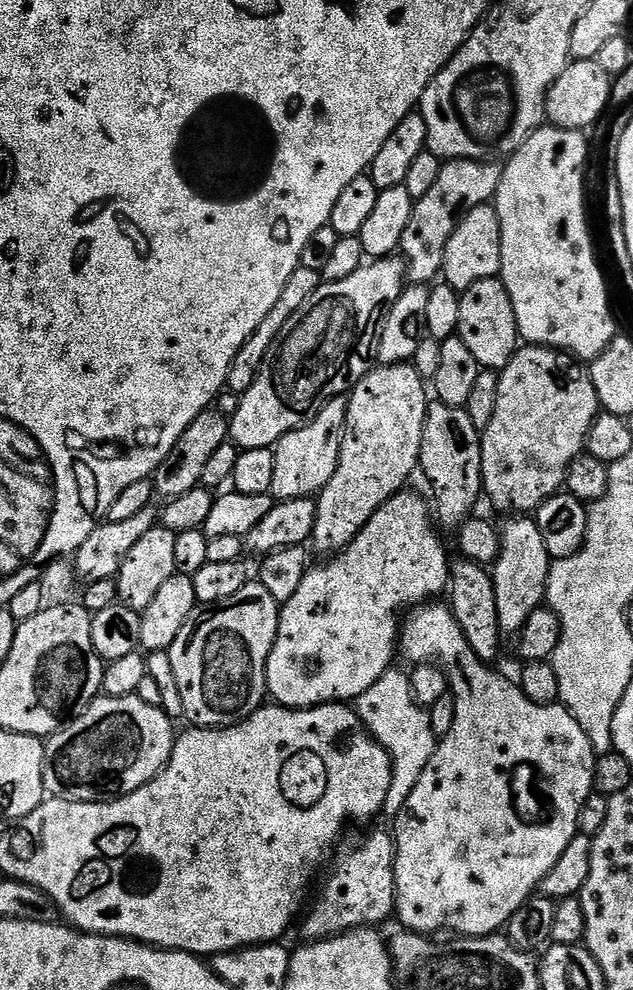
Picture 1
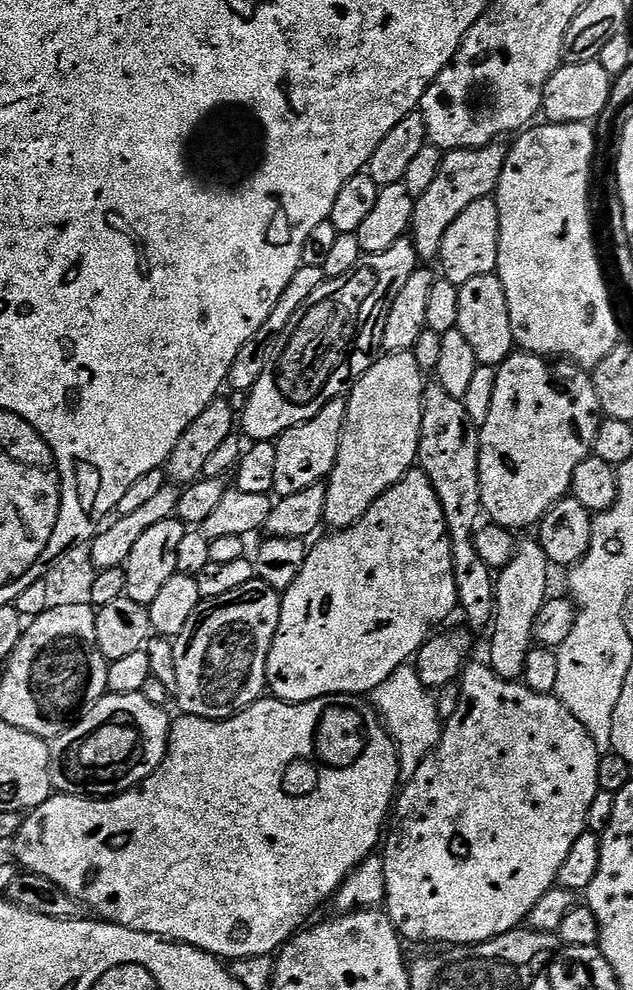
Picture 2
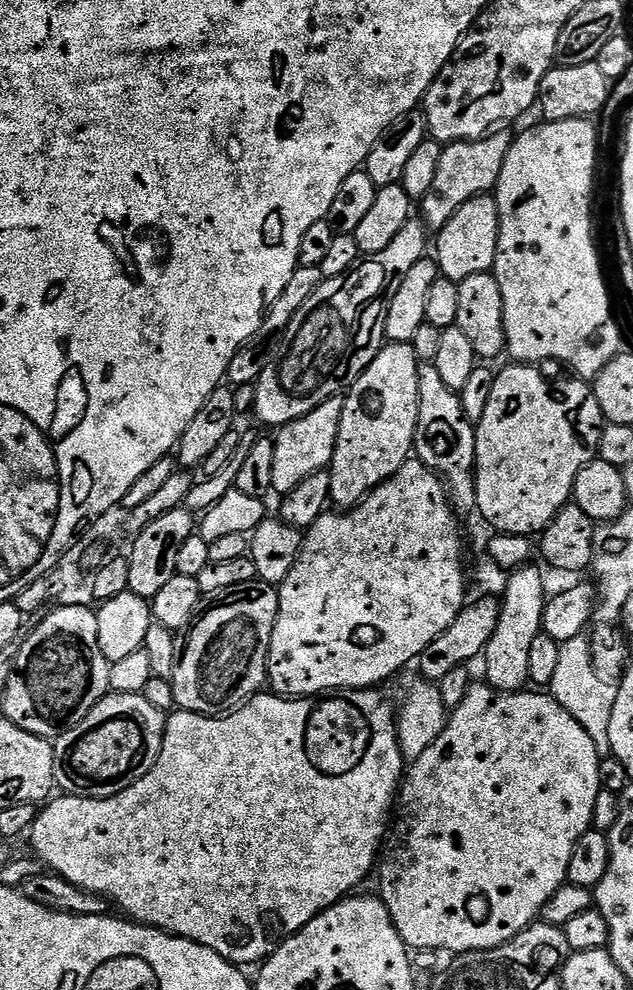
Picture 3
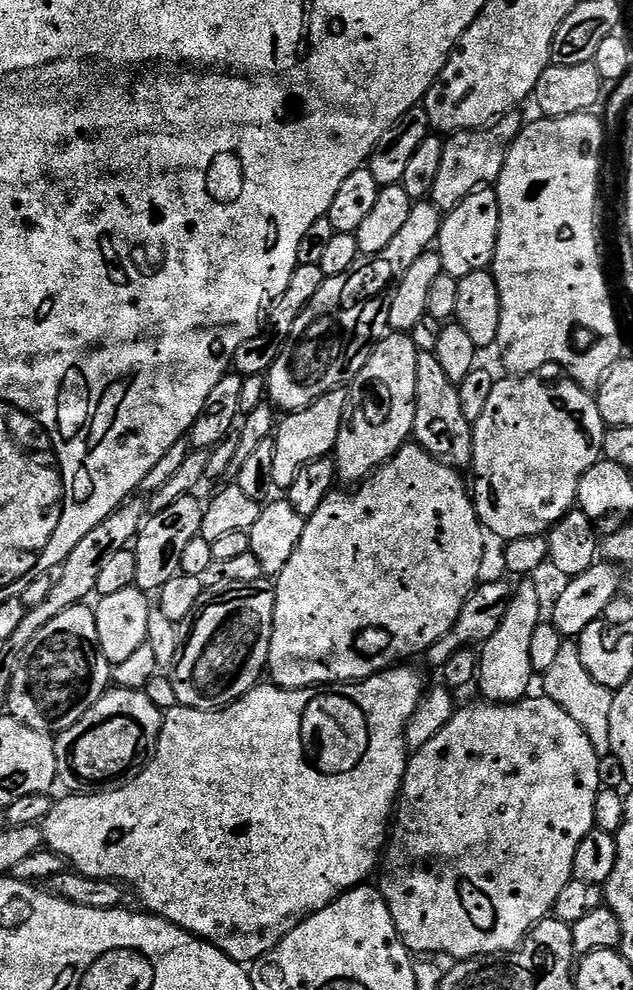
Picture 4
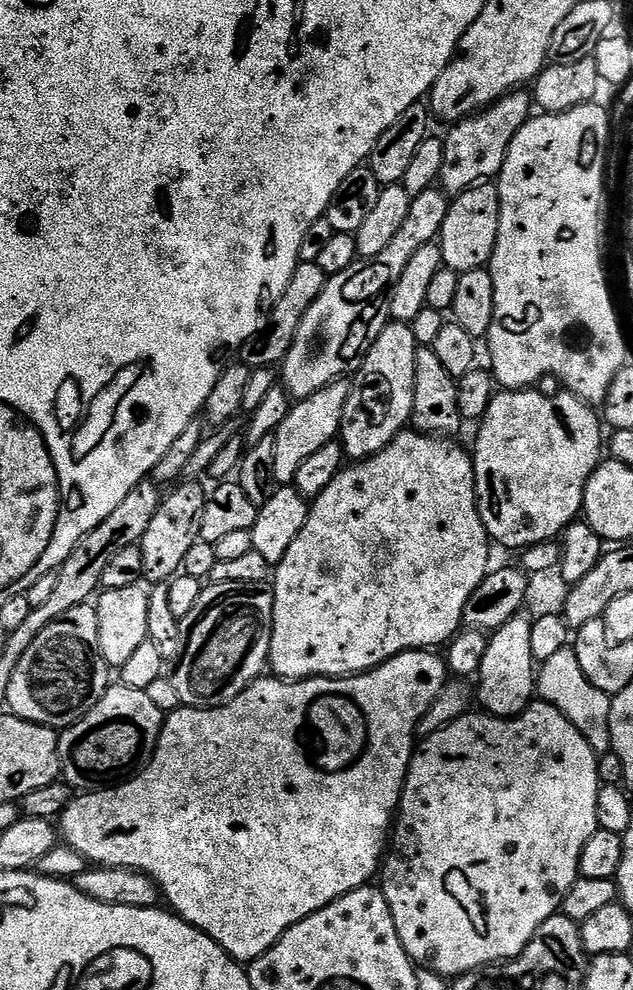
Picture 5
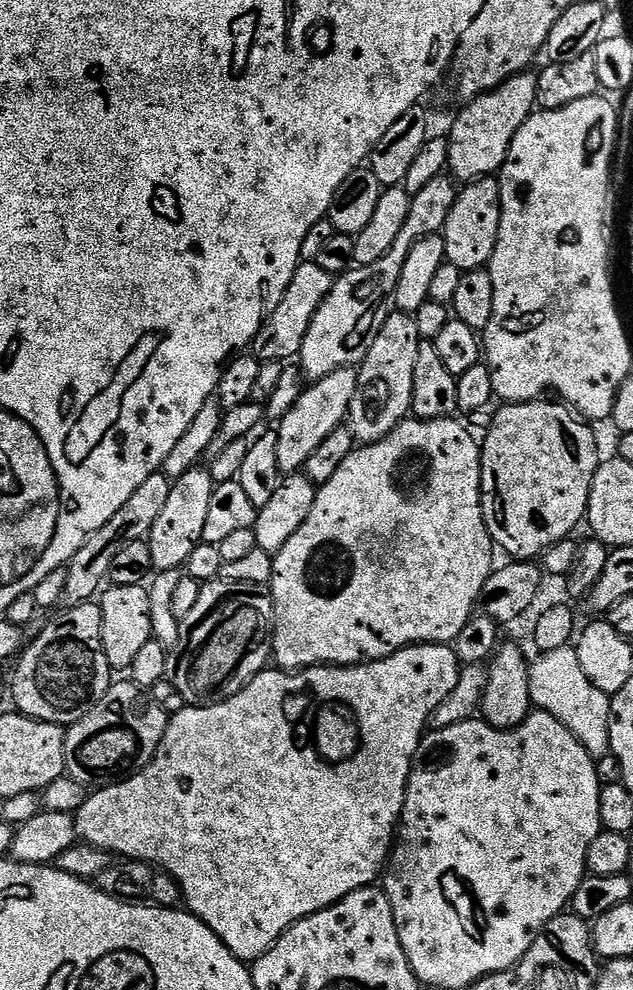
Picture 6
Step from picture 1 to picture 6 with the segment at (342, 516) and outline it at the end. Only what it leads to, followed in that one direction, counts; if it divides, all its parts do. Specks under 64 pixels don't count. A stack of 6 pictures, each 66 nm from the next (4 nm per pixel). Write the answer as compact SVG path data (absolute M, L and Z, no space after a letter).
M399 310L389 311L386 322L382 322L382 330L378 330L378 338L374 338L374 346L370 346L366 358L358 365L358 386L354 390L346 421L353 441L361 445L378 442L411 413L414 366L421 339L415 315Z

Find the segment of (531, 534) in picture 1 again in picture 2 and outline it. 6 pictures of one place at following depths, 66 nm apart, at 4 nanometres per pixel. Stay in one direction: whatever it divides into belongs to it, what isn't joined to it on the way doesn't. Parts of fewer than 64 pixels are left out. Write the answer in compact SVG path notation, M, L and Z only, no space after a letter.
M535 539L516 549L516 556L506 567L499 569L496 581L496 619L490 629L492 645L488 648L487 663L503 680L519 681L524 674L526 654L534 647L532 631L534 618L549 599L548 571L550 565L542 546Z

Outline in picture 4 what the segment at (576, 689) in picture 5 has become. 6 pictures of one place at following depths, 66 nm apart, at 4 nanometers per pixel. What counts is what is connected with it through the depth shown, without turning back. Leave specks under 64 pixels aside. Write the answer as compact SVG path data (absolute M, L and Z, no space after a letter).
M565 642L562 650L558 650L558 659L555 660L554 666L550 666L550 670L543 673L542 680L544 680L543 695L558 702L558 706L562 706L562 710L566 710L566 714L570 714L570 718L574 718L574 722L578 722L578 726L586 730L586 738L590 738L596 755L599 757L609 755L612 750L610 706L614 692L594 682L594 678L586 672L586 668L582 666L579 646L576 642Z

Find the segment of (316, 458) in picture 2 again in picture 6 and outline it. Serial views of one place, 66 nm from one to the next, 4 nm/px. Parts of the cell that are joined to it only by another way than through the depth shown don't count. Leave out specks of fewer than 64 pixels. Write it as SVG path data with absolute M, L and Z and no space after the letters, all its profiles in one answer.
M355 367L339 368L326 378L311 381L303 389L301 396L290 412L278 422L275 429L278 438L278 466L281 473L296 474L303 469L304 464L330 438L336 428L341 427L348 419L350 402L354 398L354 390L358 386L358 371Z

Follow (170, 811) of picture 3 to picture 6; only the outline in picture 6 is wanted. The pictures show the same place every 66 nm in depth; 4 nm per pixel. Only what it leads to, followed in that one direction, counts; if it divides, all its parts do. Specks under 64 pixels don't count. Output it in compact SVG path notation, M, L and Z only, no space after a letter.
M414 644L398 650L385 660L370 660L363 664L318 664L315 668L259 672L243 690L221 704L185 706L182 711L171 713L166 734L149 764L119 782L93 791L88 801L74 813L77 837L83 843L98 846L113 857L147 860L149 864L169 872L178 882L183 907L206 922L206 926L218 934L220 941L237 958L255 962L272 948L272 943L291 924L297 924L302 918L321 912L331 904L337 904L359 888L369 887L375 881L372 879L376 875L377 879L385 871L406 802L408 780L414 771L412 759L420 748L420 740L422 744L425 739L432 712L438 710L438 706L446 702L450 690L458 686L461 667L455 647L446 644Z

